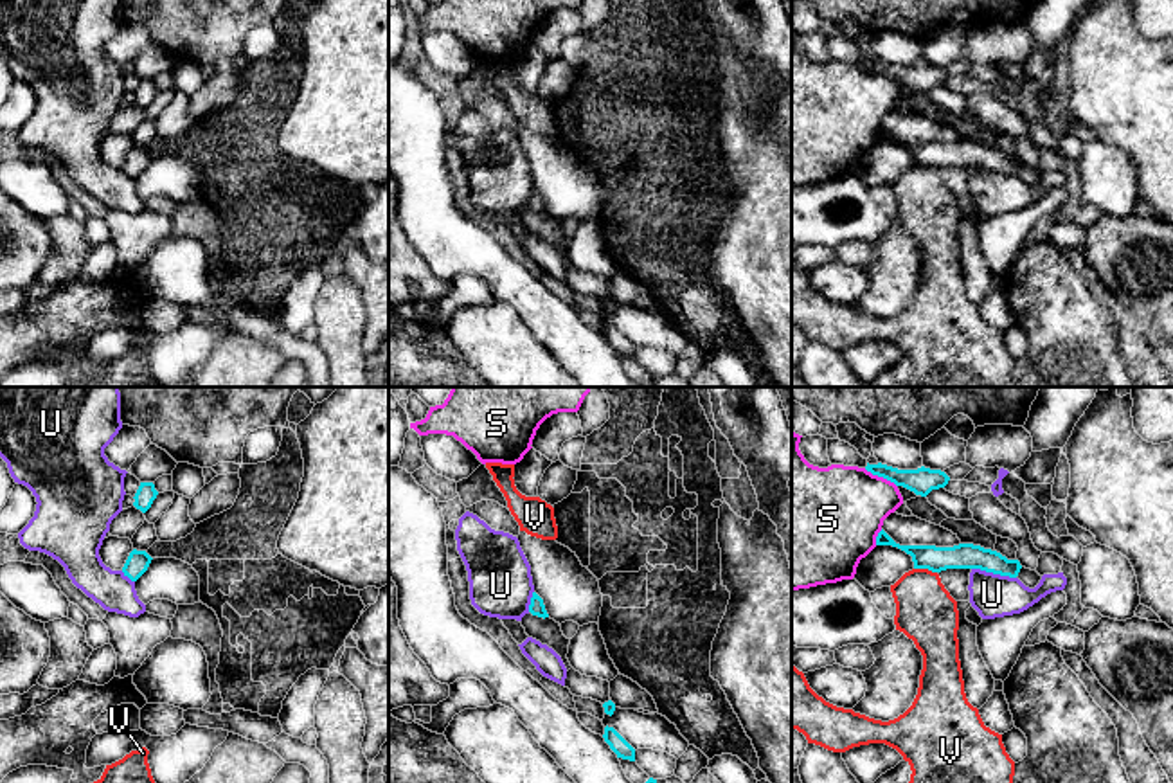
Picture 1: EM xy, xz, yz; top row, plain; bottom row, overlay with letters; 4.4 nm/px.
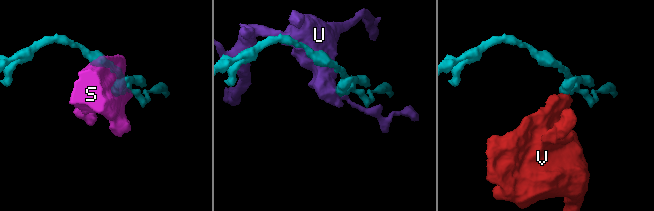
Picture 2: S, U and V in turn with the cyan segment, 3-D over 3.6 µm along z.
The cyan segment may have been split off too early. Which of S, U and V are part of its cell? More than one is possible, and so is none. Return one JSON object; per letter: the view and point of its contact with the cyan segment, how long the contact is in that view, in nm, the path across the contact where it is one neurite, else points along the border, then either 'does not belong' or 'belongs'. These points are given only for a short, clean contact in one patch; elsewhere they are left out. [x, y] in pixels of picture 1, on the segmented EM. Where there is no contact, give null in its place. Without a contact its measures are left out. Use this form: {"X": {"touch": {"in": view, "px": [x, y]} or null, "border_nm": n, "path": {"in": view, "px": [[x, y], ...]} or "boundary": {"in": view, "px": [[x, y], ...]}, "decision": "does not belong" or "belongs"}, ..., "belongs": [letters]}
{"S": {"touch": {"in": "yz", "px": [880, 476]}, "border_nm": 170, "decision": "does not belong"}, "U": {"touch": {"in": "yz", "px": [993, 573]}, "border_nm": 200, "boundary": {"in": "yz", "px": [[972, 567], [1015, 578]]}, "decision": "does not belong"}, "V": {"touch": {"in": "yz", "px": [925, 567]}, "border_nm": 110, "boundary": {"in": "yz", "px": [[914, 567], [936, 573]]}, "decision": "does not belong"}, "belongs": []}

